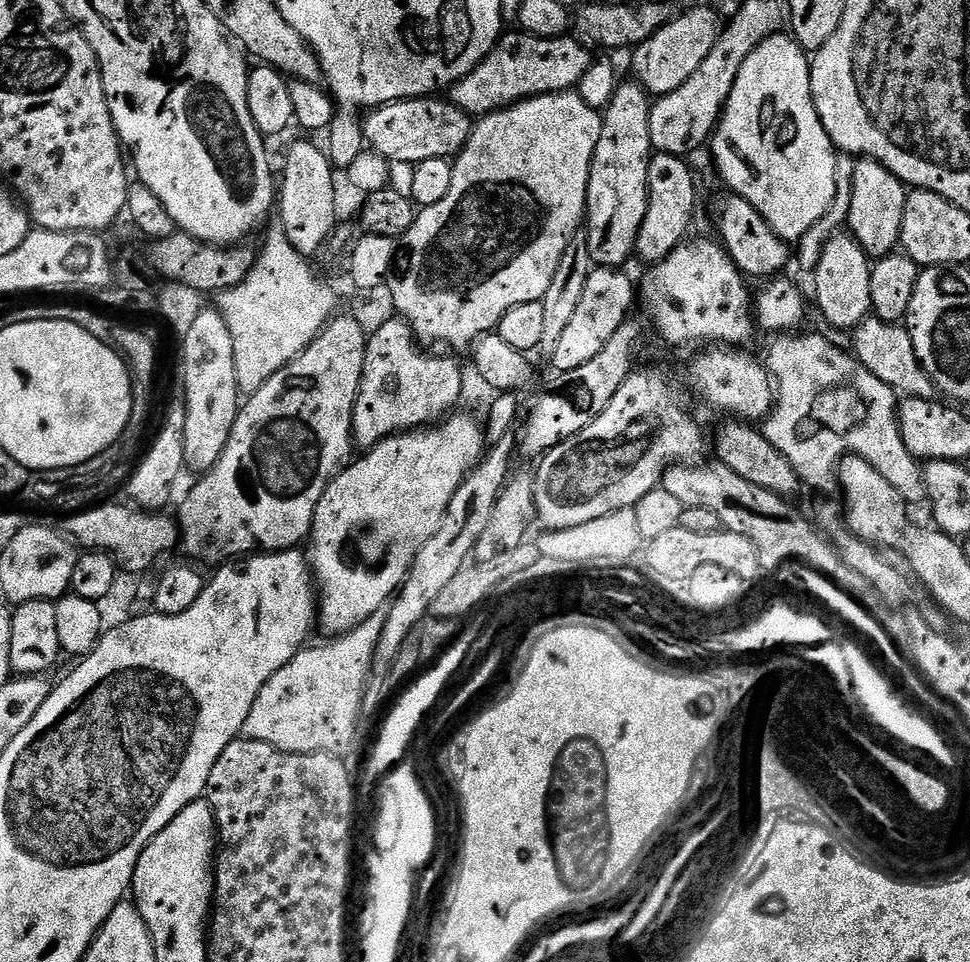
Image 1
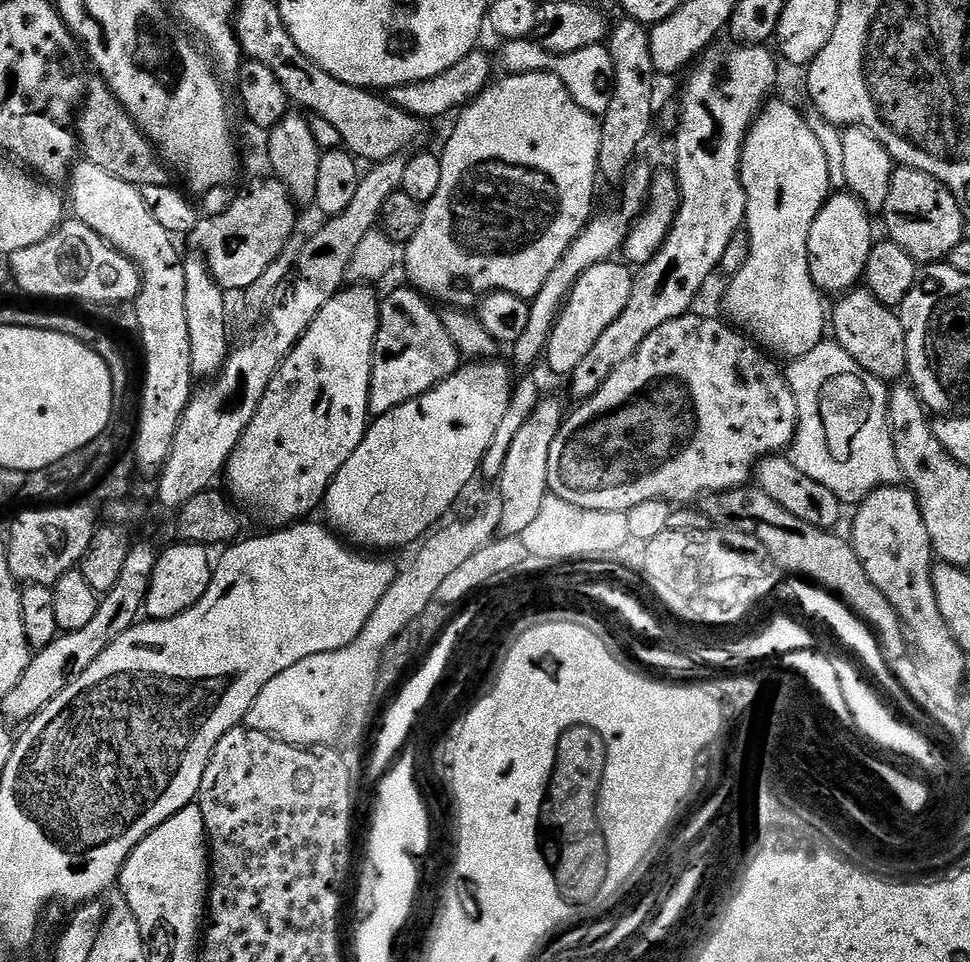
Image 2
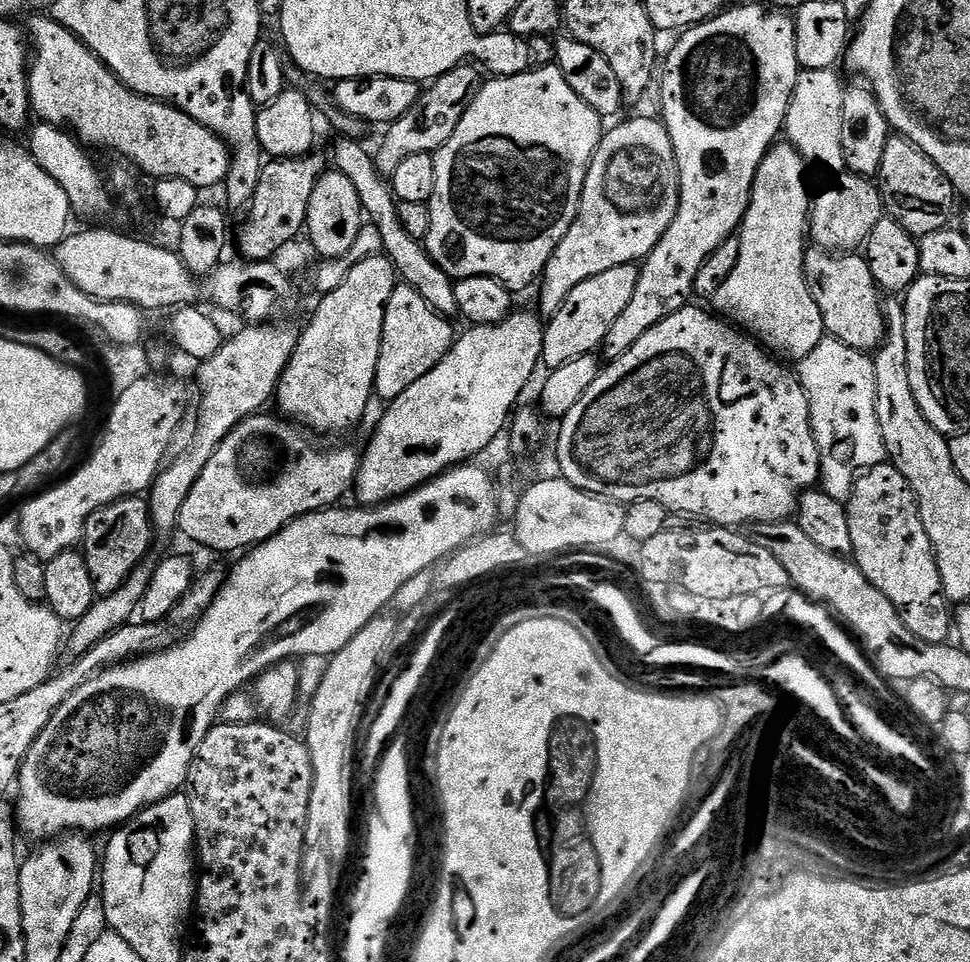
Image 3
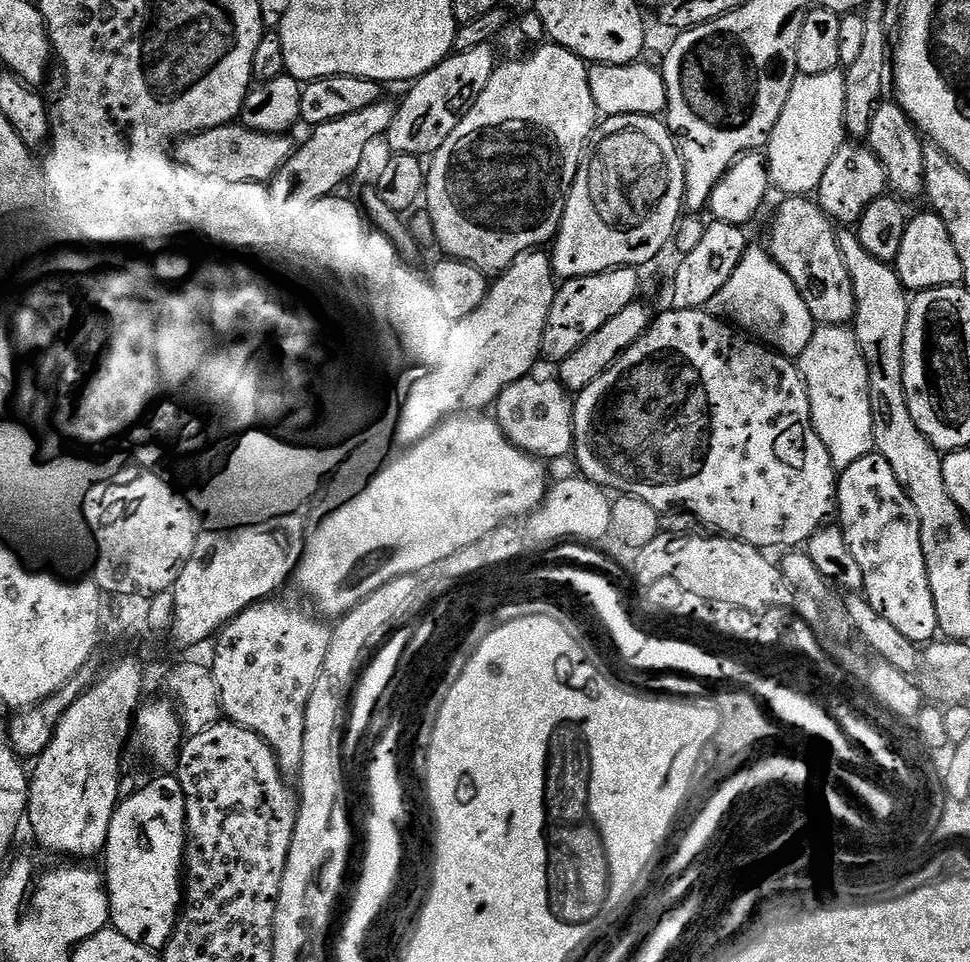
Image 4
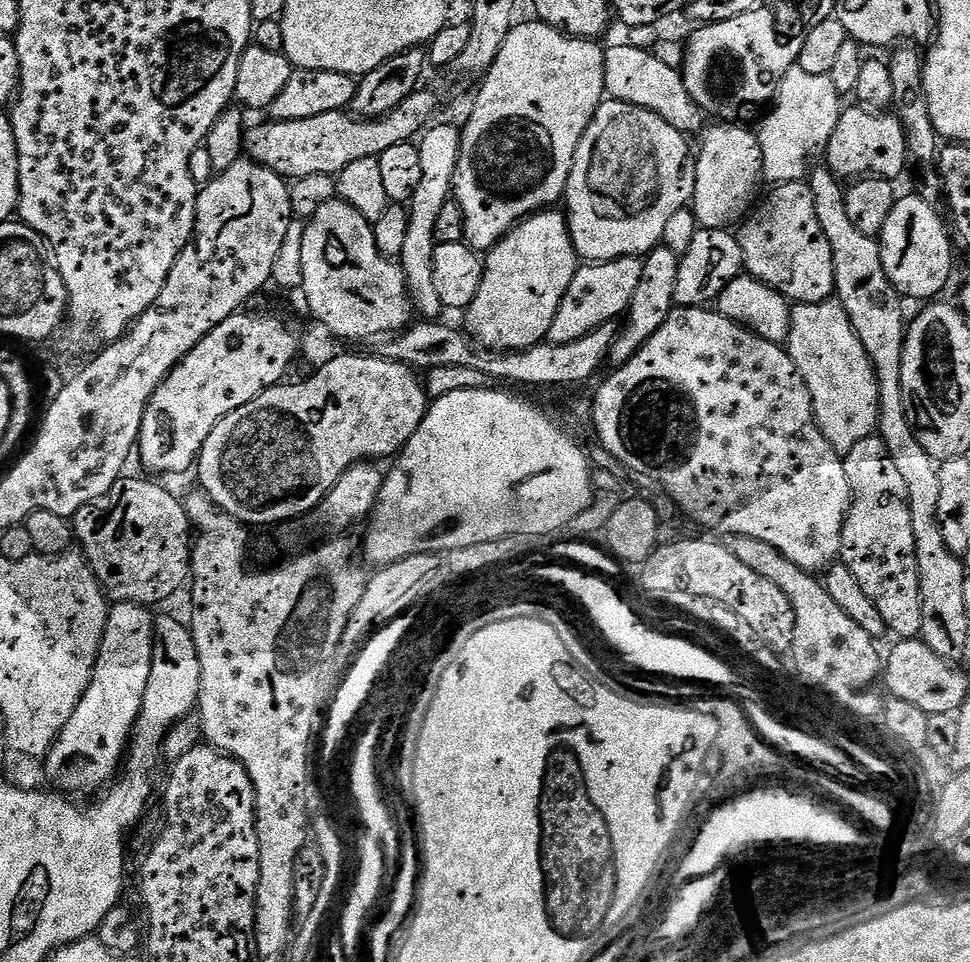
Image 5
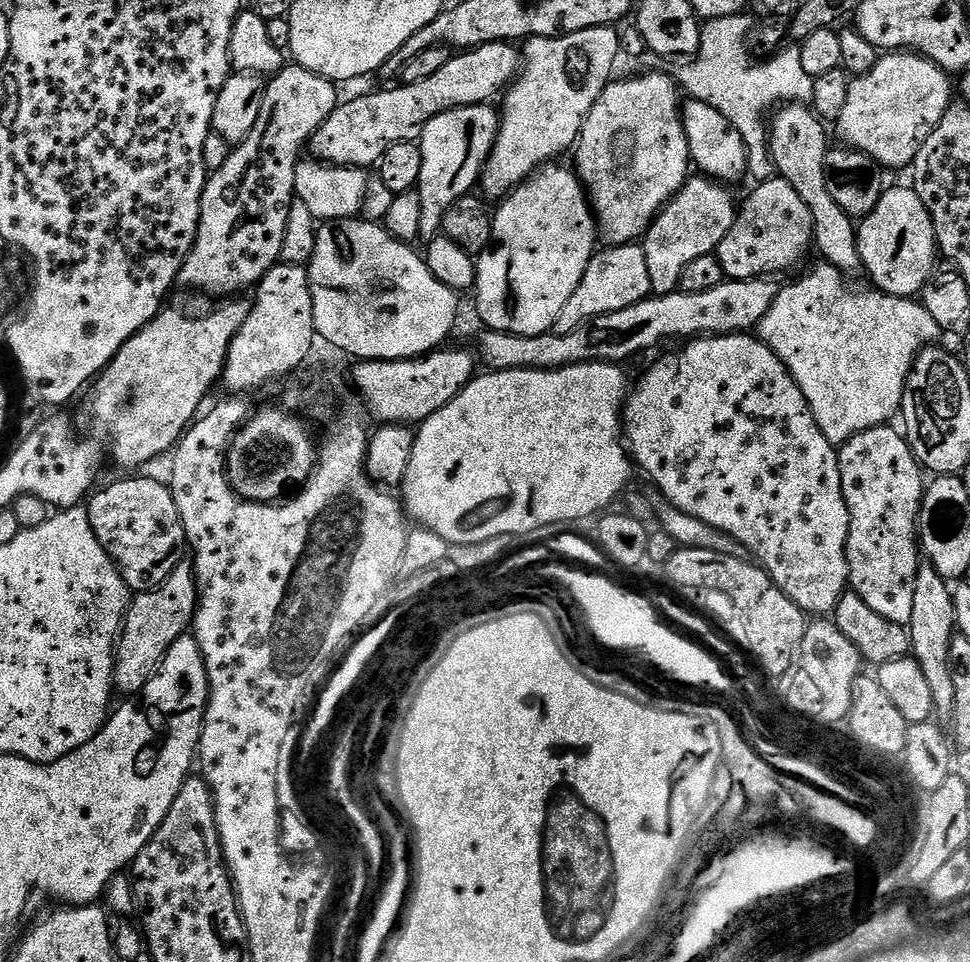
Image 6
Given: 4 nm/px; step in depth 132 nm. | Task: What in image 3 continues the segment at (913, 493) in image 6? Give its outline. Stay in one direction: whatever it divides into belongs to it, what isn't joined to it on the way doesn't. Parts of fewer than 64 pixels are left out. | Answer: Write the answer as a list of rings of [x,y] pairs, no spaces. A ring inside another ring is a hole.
[[[891,462],[879,464],[856,477],[846,507],[850,522],[852,556],[862,574],[866,574],[866,578],[870,578],[870,582],[878,586],[878,590],[882,590],[882,594],[886,594],[890,602],[894,602],[902,622],[906,622],[906,626],[910,626],[914,634],[924,640],[933,640],[936,644],[945,643],[953,631],[954,616],[950,611],[950,601],[944,596],[934,546],[930,542],[930,534],[926,534],[926,526],[922,526],[922,514],[910,482],[902,478],[900,471]]]

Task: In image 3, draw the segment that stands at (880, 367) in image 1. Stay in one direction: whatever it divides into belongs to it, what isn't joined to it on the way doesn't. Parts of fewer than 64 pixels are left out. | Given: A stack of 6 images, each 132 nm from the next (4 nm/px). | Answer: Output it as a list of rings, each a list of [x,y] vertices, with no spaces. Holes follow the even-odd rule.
[[[808,250],[804,254],[804,281],[808,283],[818,310],[822,310],[824,331],[831,339],[859,352],[875,353],[888,335],[884,320],[881,289],[870,274],[870,266],[860,254],[833,254],[827,250]]]

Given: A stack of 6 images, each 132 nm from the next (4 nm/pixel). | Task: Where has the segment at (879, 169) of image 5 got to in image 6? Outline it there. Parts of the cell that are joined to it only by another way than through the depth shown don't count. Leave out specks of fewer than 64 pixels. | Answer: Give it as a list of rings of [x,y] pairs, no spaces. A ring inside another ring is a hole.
[[[892,50],[881,55],[868,73],[855,77],[849,83],[846,107],[834,121],[834,132],[836,128],[840,135],[839,143],[866,153],[881,169],[907,169],[914,162],[918,150],[922,150],[922,142],[934,134],[938,122],[942,122],[946,110],[954,103],[952,84],[948,80],[951,80],[949,73],[942,71],[936,63],[921,56],[919,52]]]

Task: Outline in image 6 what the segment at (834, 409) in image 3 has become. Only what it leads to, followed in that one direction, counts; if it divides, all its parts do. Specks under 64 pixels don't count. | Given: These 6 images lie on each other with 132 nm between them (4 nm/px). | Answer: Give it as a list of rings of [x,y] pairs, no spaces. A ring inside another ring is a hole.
[[[820,262],[801,280],[784,284],[774,298],[774,306],[758,325],[759,335],[770,350],[788,368],[788,373],[798,382],[818,430],[826,434],[833,446],[844,444],[862,434],[862,430],[877,428],[897,419],[904,402],[904,391],[912,363],[920,349],[941,339],[938,322],[930,318],[919,299],[907,296],[888,296],[885,292],[855,292],[847,284],[845,273],[827,262]]]

